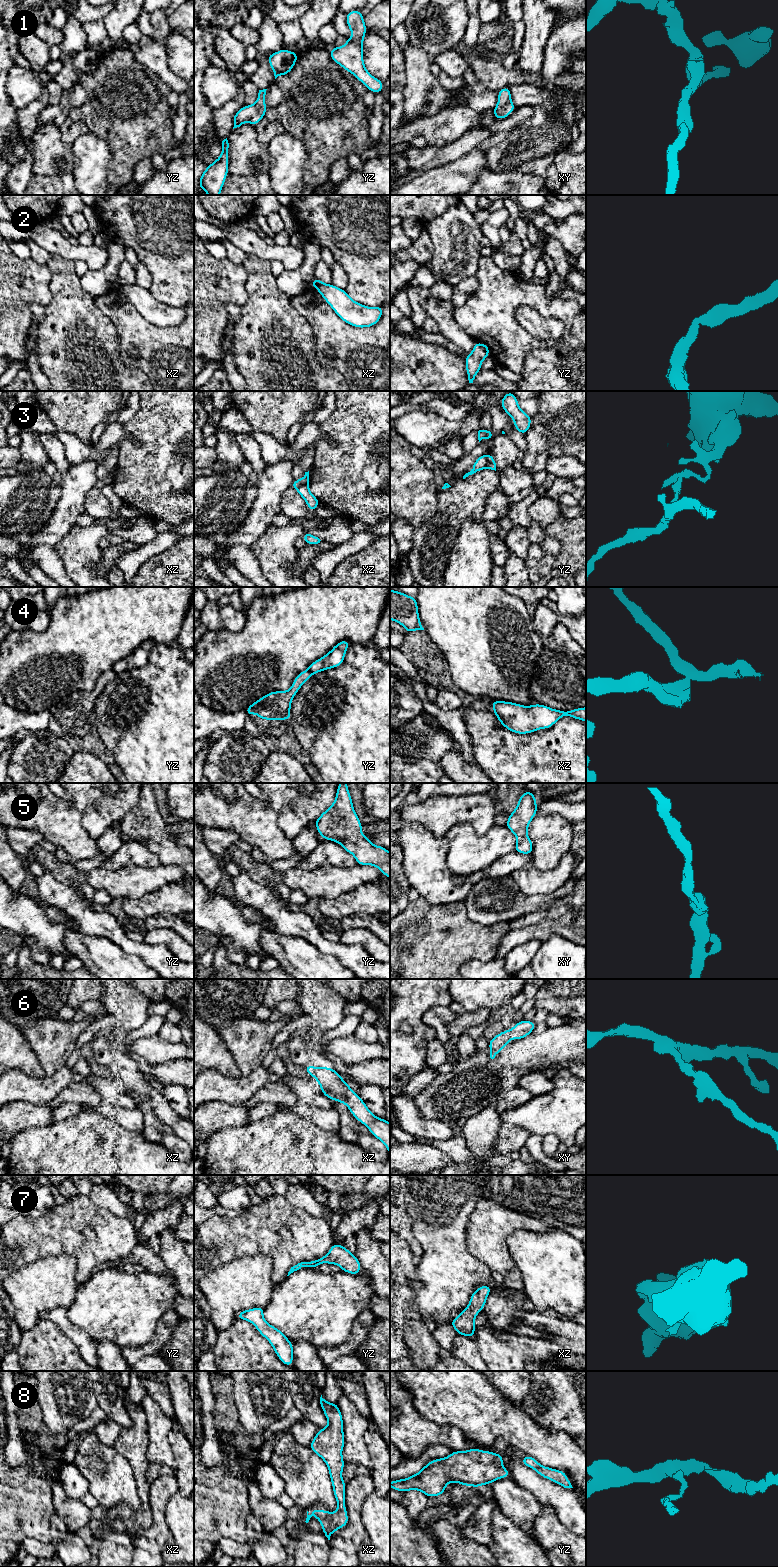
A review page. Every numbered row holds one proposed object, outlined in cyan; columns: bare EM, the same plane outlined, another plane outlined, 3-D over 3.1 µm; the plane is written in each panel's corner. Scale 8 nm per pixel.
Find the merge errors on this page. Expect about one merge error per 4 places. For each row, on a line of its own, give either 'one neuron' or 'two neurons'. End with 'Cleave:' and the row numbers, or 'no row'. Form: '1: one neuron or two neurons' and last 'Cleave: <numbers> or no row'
1: one neuron
2: one neuron
3: two neurons
4: two neurons
5: one neuron
6: one neuron
7: one neuron
8: one neuron
Cleave: 3, 4

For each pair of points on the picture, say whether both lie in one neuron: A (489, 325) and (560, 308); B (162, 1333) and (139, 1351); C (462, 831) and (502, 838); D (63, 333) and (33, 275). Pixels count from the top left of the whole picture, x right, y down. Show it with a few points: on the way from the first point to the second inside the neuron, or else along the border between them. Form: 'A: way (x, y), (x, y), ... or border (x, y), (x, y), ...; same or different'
A: way (507, 309), (516, 300), (538, 300), (542, 304); same
B: way (156, 1336), (155, 1340), (145, 1350); same
C: way (472, 841), (492, 841); same
D: border (50, 282), (51, 301), (45, 307); different

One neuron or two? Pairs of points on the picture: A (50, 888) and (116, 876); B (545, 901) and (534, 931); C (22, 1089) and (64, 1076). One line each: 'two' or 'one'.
A: two
B: two
C: one

